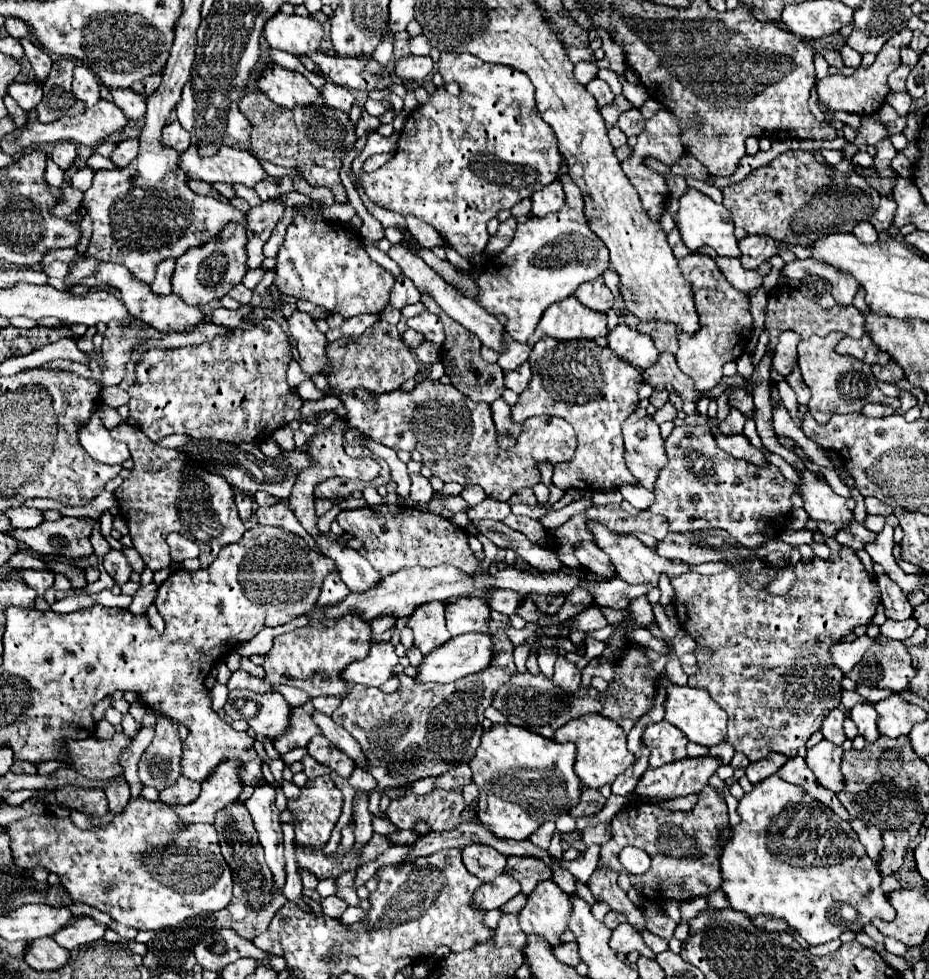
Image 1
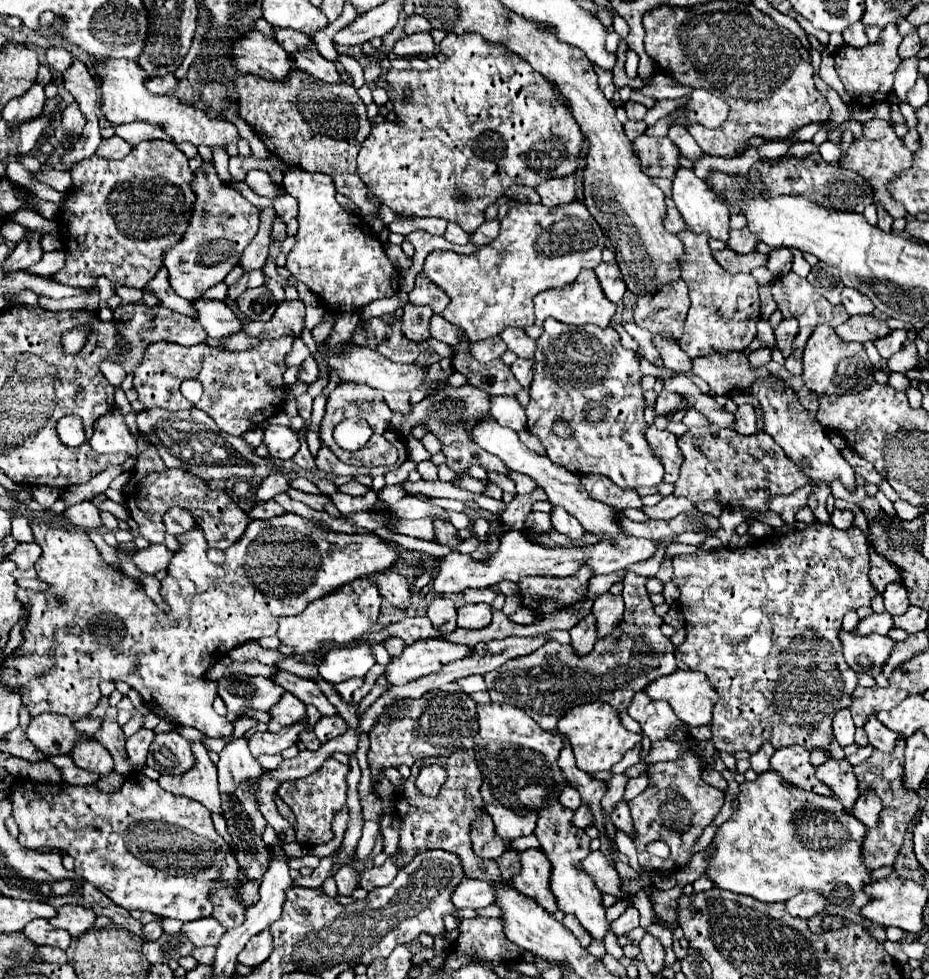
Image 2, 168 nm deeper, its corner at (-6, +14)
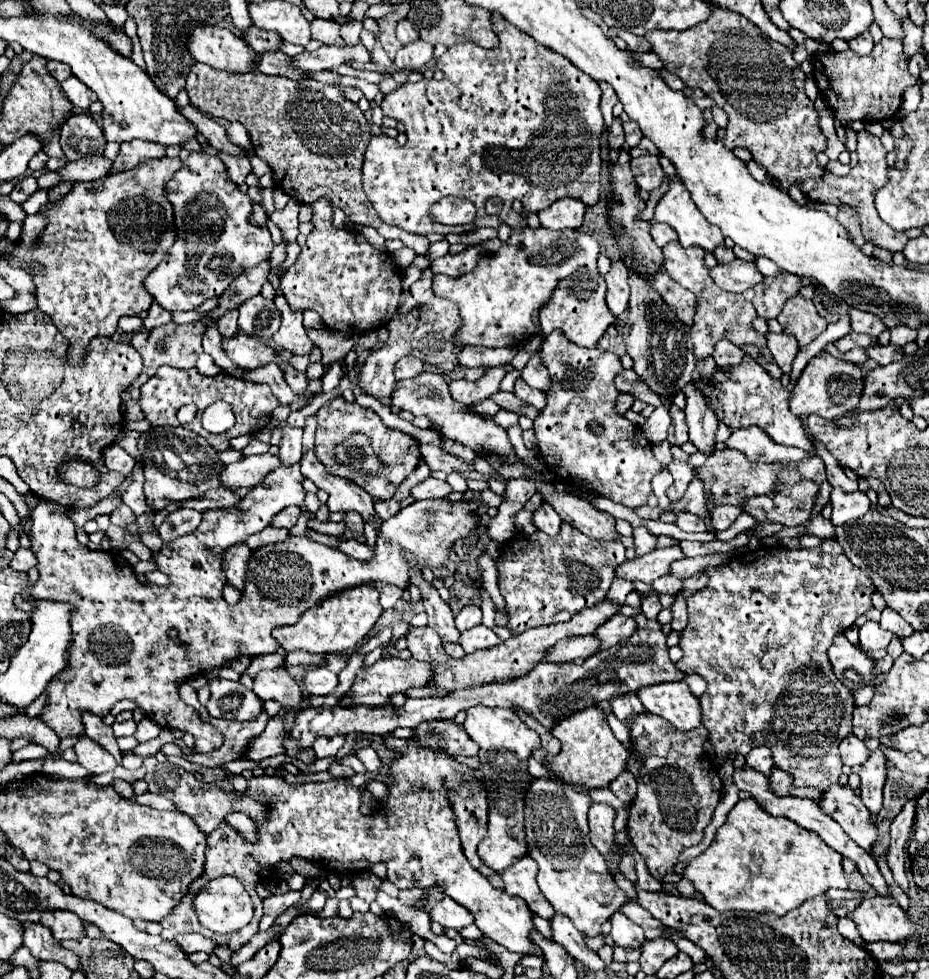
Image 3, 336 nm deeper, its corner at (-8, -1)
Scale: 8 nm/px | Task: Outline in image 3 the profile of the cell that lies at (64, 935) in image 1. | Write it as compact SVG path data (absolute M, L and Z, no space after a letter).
M47 910L41 916L41 924L53 932L55 940L79 940L85 936L83 920L69 910Z

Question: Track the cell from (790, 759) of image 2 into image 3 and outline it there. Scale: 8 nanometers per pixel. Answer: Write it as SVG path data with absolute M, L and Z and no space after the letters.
M771 768L769 786L771 786L771 792L773 792L775 796L787 796L789 790L793 788L791 776L787 776L787 772L783 772L783 770L779 770L779 768Z

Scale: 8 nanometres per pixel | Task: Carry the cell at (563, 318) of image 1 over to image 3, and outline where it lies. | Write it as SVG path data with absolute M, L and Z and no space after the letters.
M579 268L571 276L575 276L575 280L571 278L571 288L569 288L569 278L561 280L557 284L553 296L541 308L539 320L541 320L545 334L551 334L553 330L563 330L571 342L575 342L583 348L595 348L599 338L605 334L607 326L611 326L615 320L615 316L611 314L611 310L605 304L605 290L607 290L605 280L597 270L589 272L585 268Z

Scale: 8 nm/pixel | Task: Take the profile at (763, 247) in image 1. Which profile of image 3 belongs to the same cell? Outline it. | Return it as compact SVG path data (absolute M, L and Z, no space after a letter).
M719 244L715 250L713 250L713 256L719 264L729 264L731 260L735 260L735 254L731 248L727 248L725 244Z

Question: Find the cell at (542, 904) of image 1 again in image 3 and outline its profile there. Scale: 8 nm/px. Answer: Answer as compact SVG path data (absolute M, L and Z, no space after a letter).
M527 854L519 862L505 868L501 874L501 878L505 882L505 892L509 896L523 898L533 914L537 914L545 920L551 920L555 910L551 908L549 900L539 892L535 876L537 876L537 864Z

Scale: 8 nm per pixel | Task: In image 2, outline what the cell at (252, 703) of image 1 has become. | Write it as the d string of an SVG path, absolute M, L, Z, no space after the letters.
M237 673L223 677L217 683L221 699L233 713L243 713L249 709L269 713L285 693L285 689L269 677L247 677Z

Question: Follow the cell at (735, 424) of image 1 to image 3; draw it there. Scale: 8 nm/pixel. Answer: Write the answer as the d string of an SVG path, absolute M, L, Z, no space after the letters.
M759 428L735 430L725 442L725 446L743 452L751 462L767 462L767 464L793 464L809 456L801 448L789 448L789 446L775 444Z

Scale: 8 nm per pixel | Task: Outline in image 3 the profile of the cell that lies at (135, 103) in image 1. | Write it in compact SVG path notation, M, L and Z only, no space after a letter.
M191 104L179 108L179 112L181 112L187 120L191 120L193 124L197 124L199 132L209 140L209 144L211 144L213 148L225 150L225 152L229 152L229 154L243 154L243 150L241 150L239 146L235 146L235 144L227 138L227 130L225 130L221 124L217 124L213 118L209 118L207 114L199 114L199 110L193 108Z

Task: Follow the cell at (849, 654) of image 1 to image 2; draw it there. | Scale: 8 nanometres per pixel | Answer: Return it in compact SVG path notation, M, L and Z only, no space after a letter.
M873 613L873 615L859 621L859 625L855 627L855 633L857 635L869 635L869 633L887 635L891 629L893 629L893 619L889 613L883 613L883 615Z

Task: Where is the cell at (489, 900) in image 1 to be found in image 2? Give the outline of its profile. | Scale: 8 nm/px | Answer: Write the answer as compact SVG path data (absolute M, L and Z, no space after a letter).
M465 879L461 885L457 885L453 893L453 903L459 909L471 907L471 909L481 909L497 901L497 889L493 881L479 881L479 879Z

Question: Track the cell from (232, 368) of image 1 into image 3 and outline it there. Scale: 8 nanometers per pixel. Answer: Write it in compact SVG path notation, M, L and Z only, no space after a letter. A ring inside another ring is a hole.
M163 366L159 368L159 372L147 380L143 386L141 386L141 398L139 398L139 404L143 408L143 414L145 418L151 422L151 426L177 426L177 410L183 406L183 404L195 404L197 406L197 416L195 420L189 424L189 428L193 432L197 432L199 436L203 436L213 448L217 448L219 452L221 450L227 450L229 448L229 440L235 438L235 436L243 436L243 434L251 434L255 430L259 430L271 416L271 412L279 406L279 400L271 394L271 388L267 384L255 384L255 382L249 382L249 380L241 380L241 378L233 378L229 374L217 374L217 376L201 376L195 368L191 370L179 370L179 368L171 368L171 366ZM217 400L223 400L231 406L237 422L235 426L225 432L223 436L215 436L211 432L207 432L203 426L201 426L201 414L203 410L217 402Z

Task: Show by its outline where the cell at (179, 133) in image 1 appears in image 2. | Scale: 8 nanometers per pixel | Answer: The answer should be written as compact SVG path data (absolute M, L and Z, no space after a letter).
M125 123L125 125L117 125L115 127L115 133L119 137L123 137L125 141L129 141L131 145L137 145L141 141L147 141L147 139L165 139L165 141L171 141L171 137L163 131L161 125L151 125L151 123Z

